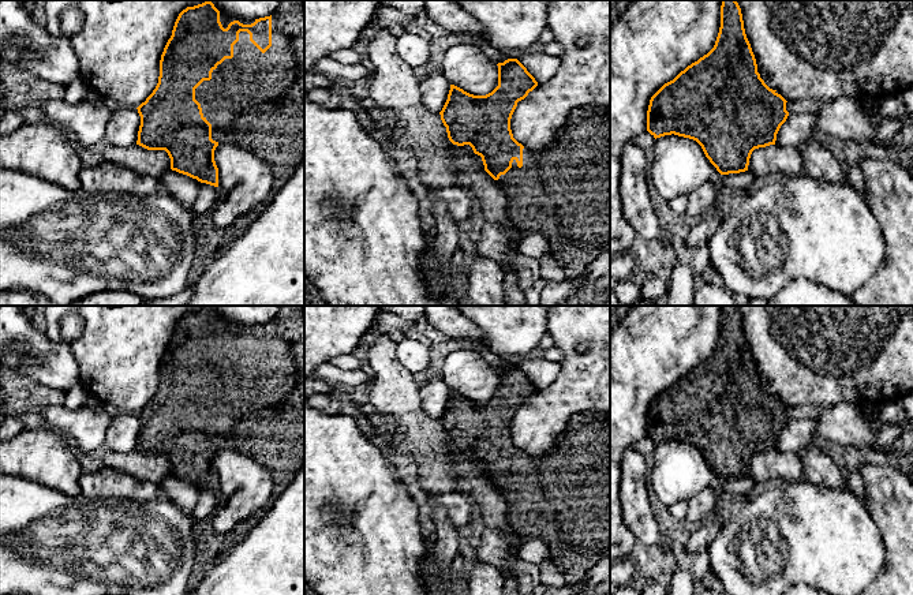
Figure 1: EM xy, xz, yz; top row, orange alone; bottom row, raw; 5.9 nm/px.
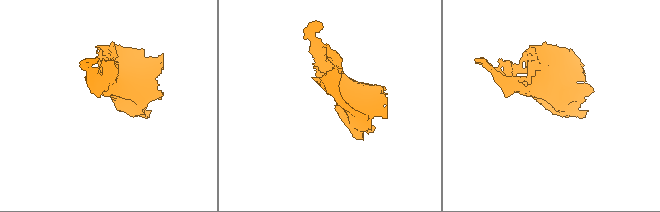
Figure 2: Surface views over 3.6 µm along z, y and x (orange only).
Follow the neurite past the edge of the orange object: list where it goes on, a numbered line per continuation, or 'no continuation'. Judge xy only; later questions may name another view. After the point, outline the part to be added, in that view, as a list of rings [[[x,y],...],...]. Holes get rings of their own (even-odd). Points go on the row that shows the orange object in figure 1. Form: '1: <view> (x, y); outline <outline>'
1: xy (255, 101); outline [[[281,0],[272,14],[272,46],[262,53],[251,41],[247,31],[239,33],[239,41],[233,45],[233,57],[225,59],[212,72],[210,81],[203,81],[195,89],[195,100],[201,104],[203,117],[212,124],[212,139],[218,145],[231,143],[261,157],[277,173],[288,173],[304,162],[304,5],[295,0]]]

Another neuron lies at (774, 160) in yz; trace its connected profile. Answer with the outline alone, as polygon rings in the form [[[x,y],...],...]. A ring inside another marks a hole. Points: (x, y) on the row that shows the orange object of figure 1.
[[[779,145],[755,149],[749,158],[748,171],[759,180],[771,176],[793,177],[805,175],[801,150]]]

